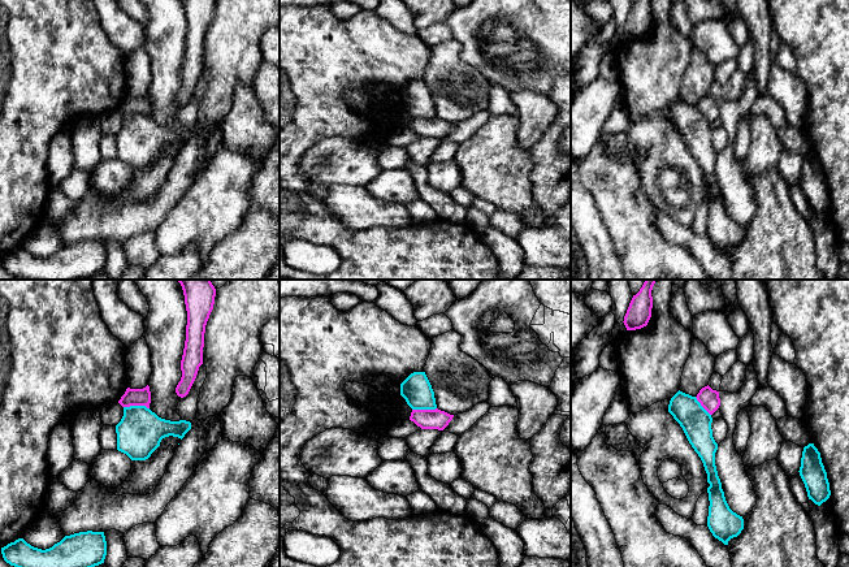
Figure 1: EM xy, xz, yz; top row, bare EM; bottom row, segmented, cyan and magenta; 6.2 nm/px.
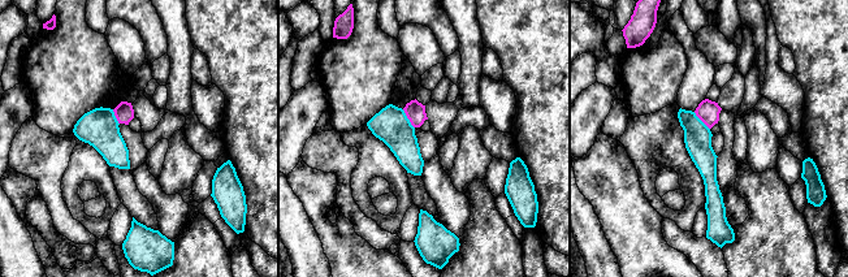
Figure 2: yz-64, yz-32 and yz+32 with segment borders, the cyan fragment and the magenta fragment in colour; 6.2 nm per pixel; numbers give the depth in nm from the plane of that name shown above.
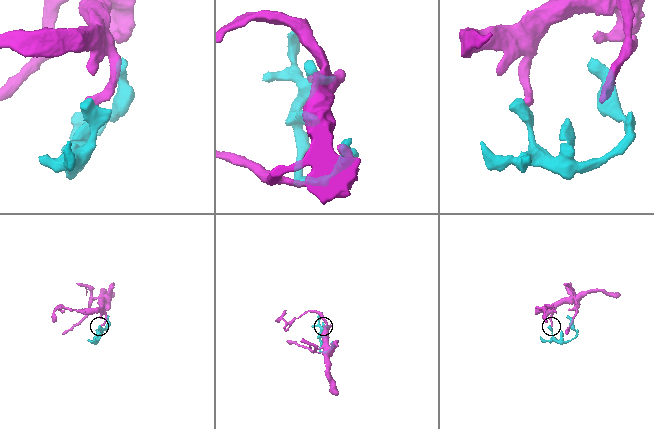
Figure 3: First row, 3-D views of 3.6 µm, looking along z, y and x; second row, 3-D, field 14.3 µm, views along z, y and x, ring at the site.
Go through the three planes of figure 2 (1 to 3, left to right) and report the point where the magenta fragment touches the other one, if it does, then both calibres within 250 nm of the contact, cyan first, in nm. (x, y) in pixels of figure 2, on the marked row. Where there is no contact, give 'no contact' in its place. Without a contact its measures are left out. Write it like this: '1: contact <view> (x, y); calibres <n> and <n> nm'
1: contact yz-64 (115, 117); calibres 240 and 120 nm
2: contact yz-32 (407, 118); calibres 220 and 120 nm
3: contact yz+32 (701, 121); calibres 180 and 140 nm

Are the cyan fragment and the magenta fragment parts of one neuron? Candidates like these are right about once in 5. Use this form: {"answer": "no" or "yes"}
{"answer": "no"}

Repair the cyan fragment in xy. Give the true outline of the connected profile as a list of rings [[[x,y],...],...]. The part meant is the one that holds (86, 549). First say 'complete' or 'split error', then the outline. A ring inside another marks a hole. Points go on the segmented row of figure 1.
complete; [[[87,531],[42,550],[18,538],[1,547],[1,554],[14,567],[95,567],[104,563],[107,541],[104,532]]]

